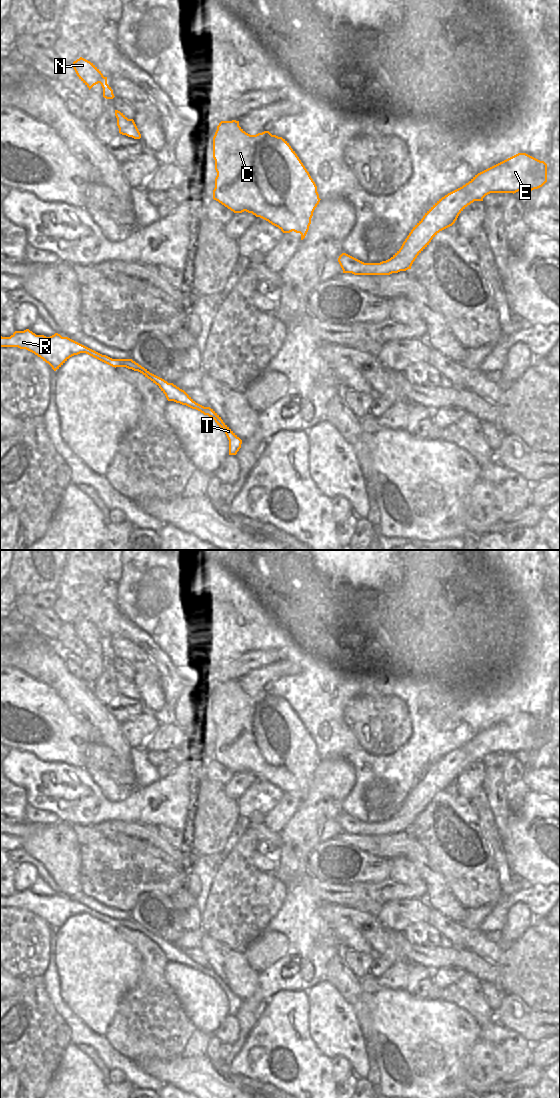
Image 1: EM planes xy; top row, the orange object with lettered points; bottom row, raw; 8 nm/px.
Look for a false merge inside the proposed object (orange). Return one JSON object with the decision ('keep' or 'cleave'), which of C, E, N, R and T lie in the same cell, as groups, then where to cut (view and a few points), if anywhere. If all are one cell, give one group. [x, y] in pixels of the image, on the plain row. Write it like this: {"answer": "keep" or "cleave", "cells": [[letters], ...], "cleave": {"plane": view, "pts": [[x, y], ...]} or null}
{"answer": "keep", "cells": [["C", "E", "N", "R", "T"]], "cleave": null}

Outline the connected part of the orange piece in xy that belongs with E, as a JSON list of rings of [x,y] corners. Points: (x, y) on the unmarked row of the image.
[[[518,713],[475,735],[462,747],[439,759],[413,787],[401,808],[388,820],[364,823],[346,813],[338,822],[343,833],[390,835],[411,829],[417,816],[442,790],[452,786],[459,774],[474,761],[490,753],[532,751],[547,742],[547,724],[526,713]]]

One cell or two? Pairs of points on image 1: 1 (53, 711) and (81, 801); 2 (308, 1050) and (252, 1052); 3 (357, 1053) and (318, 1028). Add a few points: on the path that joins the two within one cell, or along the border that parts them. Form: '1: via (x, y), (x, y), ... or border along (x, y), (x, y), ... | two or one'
1: border along (47, 760), (81, 766), (91, 776) | two
2: via (294, 1054), (266, 1055) | one
3: via (347, 1046), (328, 1028) | one

